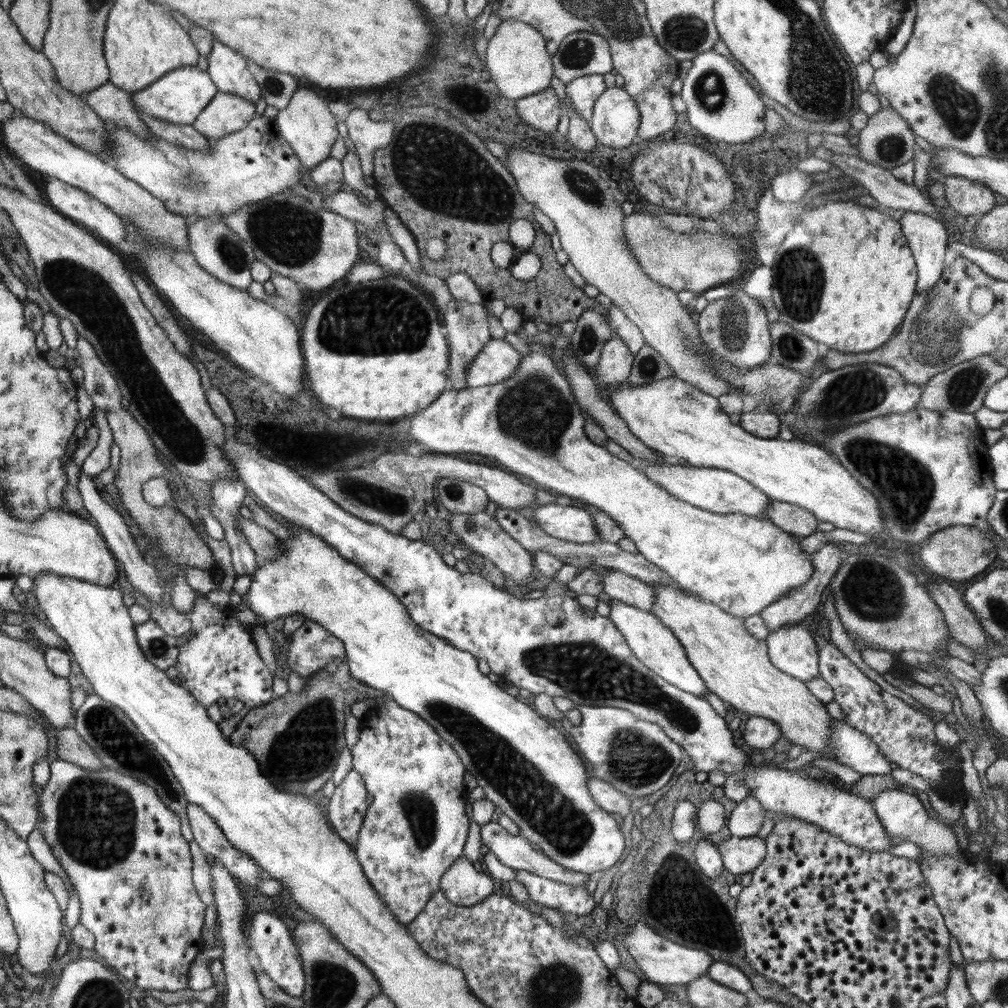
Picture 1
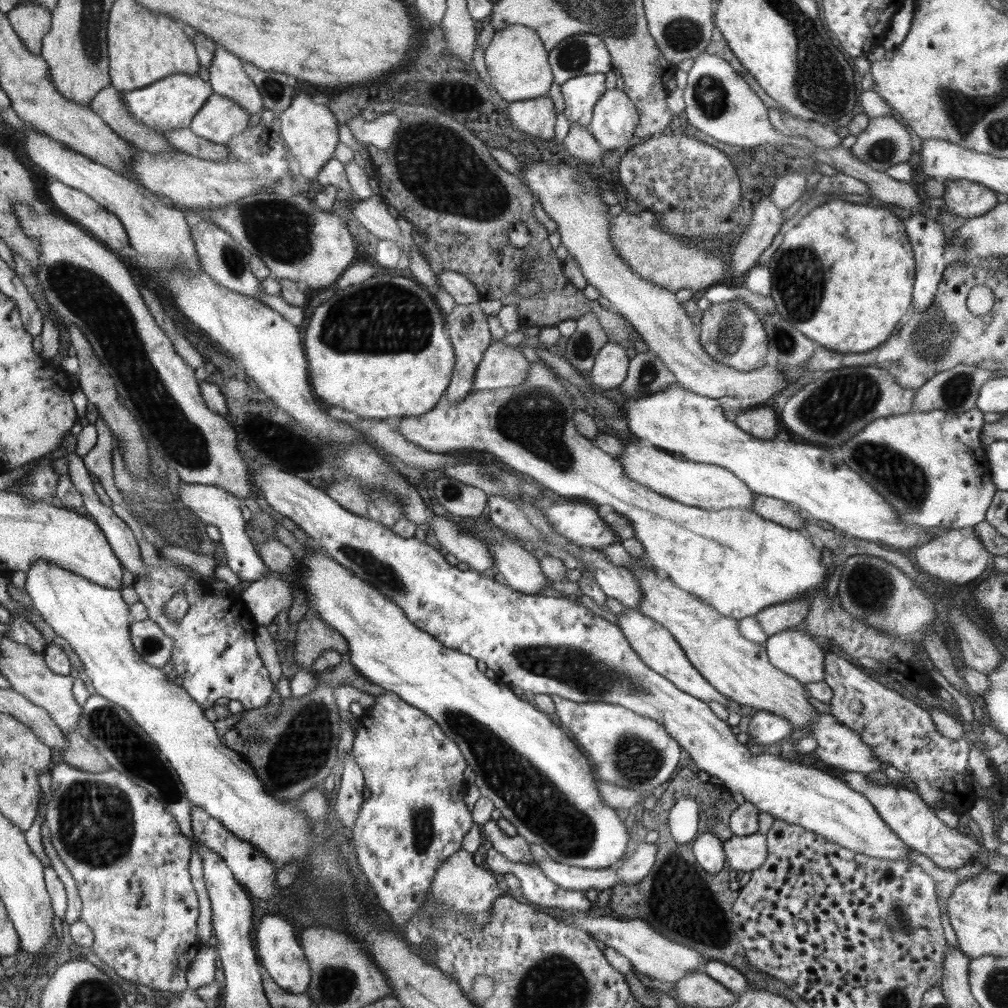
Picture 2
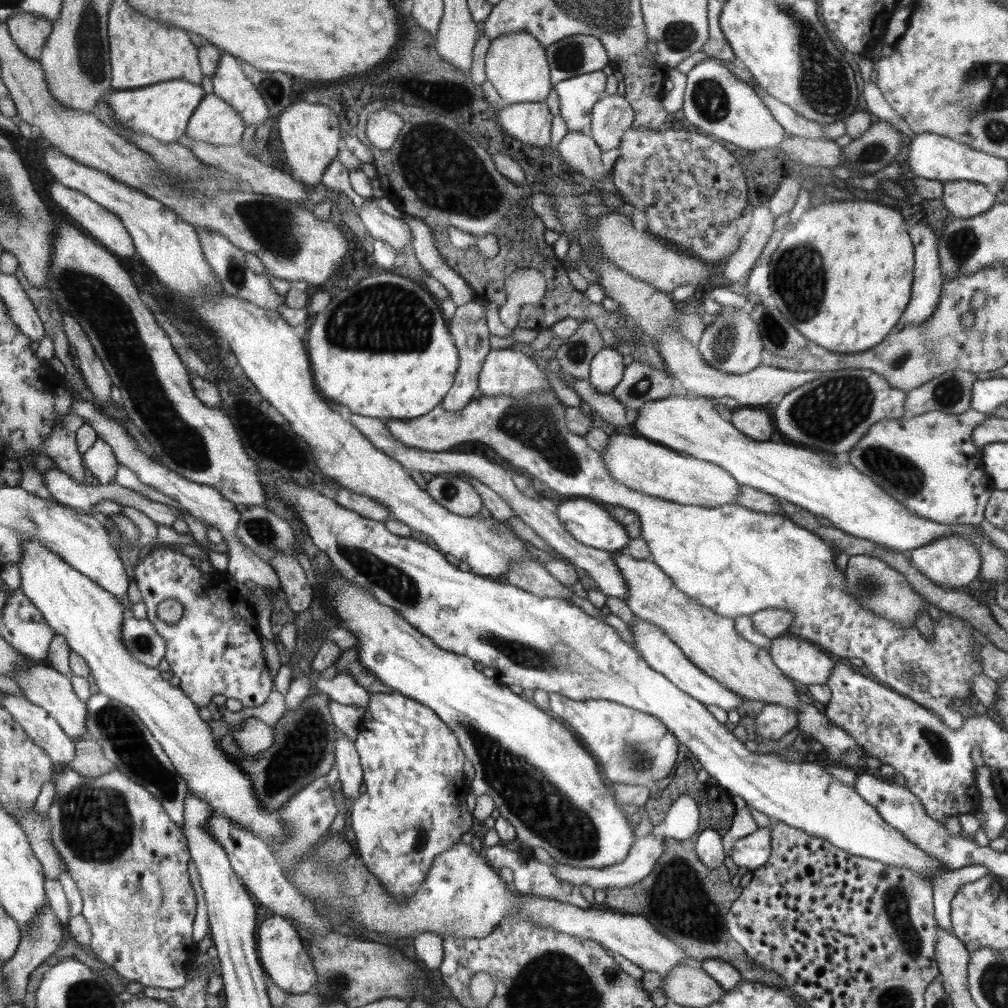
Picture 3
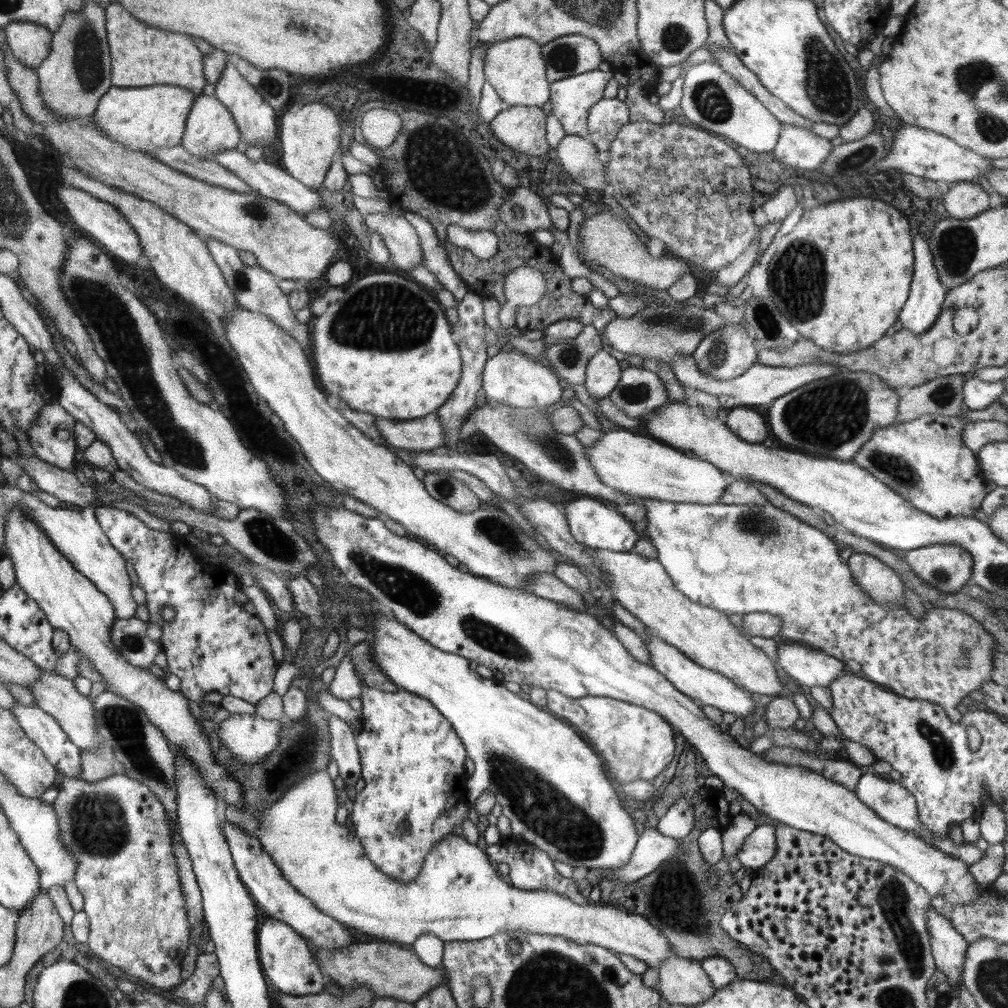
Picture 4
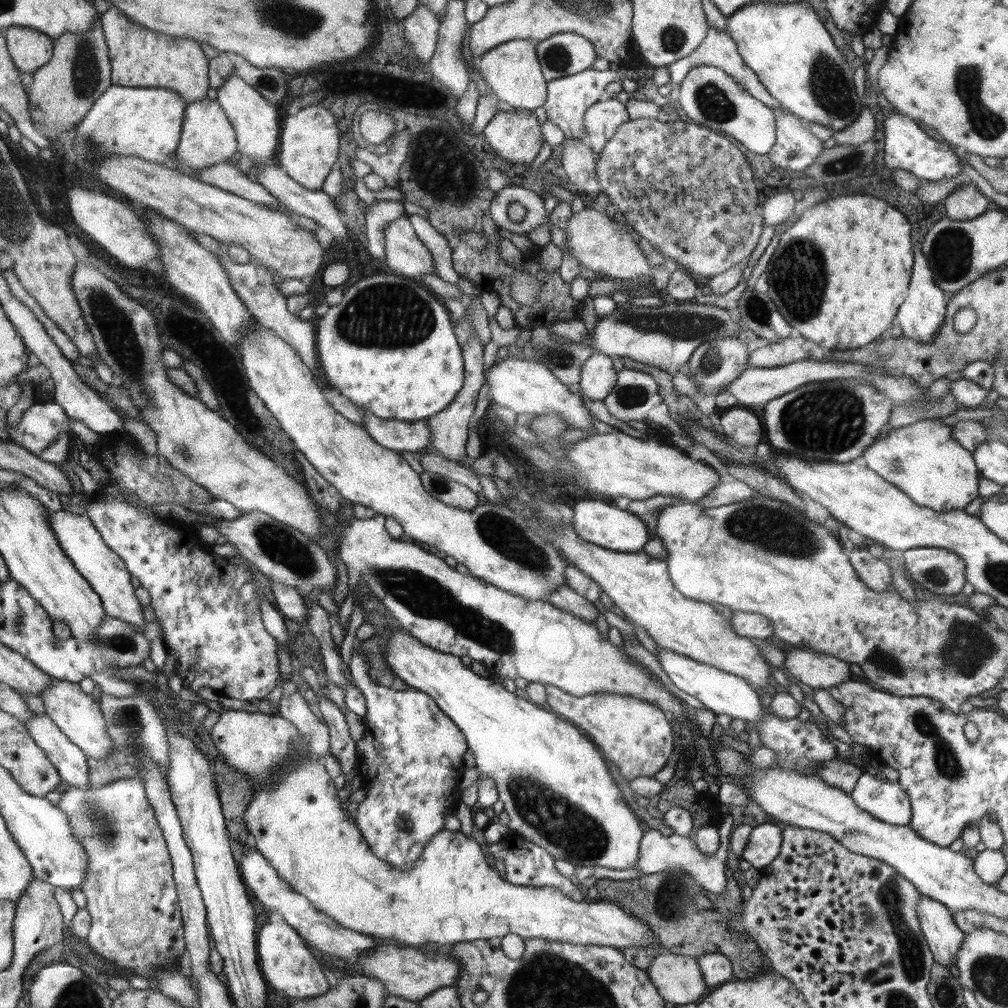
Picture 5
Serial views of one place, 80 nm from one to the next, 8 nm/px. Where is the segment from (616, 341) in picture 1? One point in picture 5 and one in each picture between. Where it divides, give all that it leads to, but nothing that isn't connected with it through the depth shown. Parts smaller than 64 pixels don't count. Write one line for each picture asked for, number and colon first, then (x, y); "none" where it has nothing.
2: (610, 368)
3: (606, 369)
4: (603, 372)
5: (598, 377)

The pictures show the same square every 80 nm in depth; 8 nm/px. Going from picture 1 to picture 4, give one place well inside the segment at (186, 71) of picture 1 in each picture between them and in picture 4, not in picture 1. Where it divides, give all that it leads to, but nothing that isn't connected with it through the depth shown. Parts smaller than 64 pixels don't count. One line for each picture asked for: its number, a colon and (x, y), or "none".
2: (170, 103)
3: (162, 110)
4: (144, 119)

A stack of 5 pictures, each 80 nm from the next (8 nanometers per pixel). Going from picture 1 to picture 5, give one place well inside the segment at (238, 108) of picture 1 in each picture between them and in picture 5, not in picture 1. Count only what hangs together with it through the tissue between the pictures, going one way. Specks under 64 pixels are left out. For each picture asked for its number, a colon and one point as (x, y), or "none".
2: (220, 119)
3: (214, 121)
4: (210, 127)
5: (207, 138)

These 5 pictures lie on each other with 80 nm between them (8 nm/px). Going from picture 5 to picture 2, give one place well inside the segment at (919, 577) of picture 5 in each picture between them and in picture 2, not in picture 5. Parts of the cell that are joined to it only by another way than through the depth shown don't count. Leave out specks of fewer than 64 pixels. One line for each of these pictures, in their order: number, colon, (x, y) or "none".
2: (957, 555)
3: (951, 562)
4: (947, 567)

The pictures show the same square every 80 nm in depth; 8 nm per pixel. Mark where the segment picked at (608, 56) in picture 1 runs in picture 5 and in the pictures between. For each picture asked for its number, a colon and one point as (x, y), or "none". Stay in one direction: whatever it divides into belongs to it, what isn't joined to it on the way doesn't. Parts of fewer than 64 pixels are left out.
2: (581, 54)
3: (575, 55)
4: (573, 54)
5: (566, 53)

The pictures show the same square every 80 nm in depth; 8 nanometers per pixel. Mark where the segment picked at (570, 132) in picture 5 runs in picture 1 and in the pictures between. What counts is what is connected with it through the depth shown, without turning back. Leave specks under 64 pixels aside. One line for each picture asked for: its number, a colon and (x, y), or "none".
1: (583, 91)
2: (580, 94)
3: (577, 96)
4: (571, 98)

